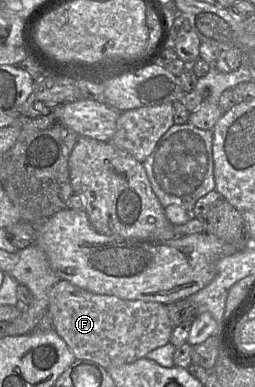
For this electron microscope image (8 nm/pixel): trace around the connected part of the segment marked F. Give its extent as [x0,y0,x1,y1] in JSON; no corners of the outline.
[48,280,174,369]

